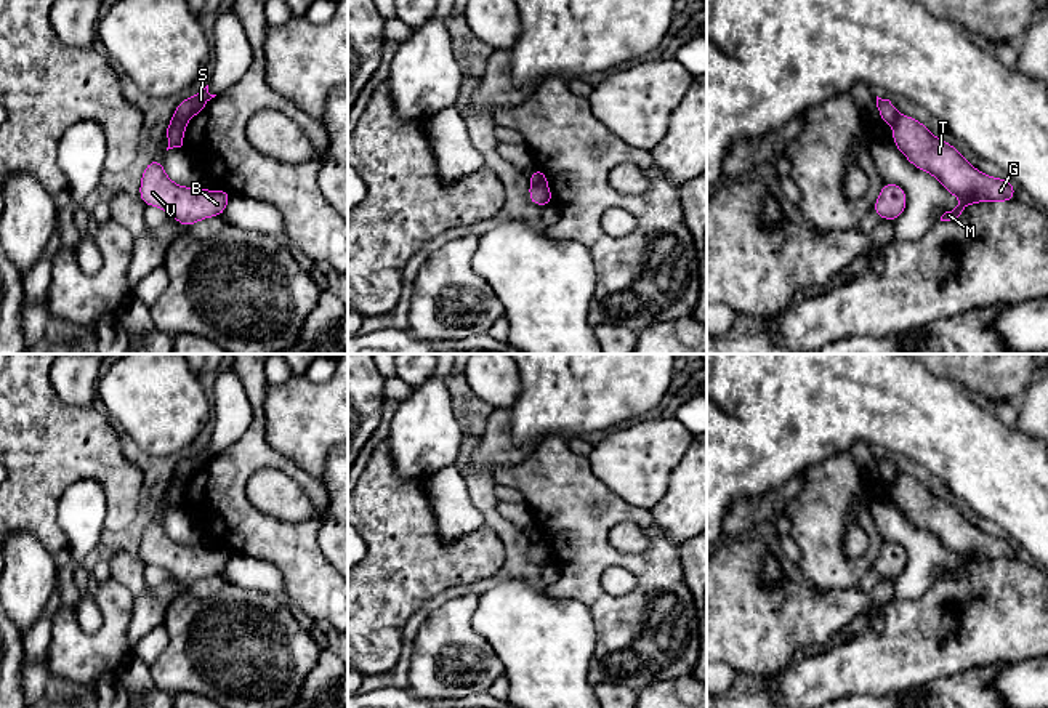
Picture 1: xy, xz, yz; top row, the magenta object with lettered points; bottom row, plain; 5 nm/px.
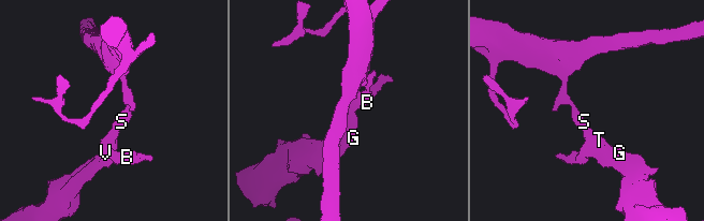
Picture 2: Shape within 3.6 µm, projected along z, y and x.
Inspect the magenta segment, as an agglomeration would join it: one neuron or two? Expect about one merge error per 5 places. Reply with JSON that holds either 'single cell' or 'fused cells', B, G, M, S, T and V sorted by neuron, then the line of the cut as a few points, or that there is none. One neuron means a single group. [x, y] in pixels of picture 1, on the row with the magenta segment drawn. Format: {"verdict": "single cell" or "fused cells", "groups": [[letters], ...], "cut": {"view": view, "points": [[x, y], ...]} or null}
{"verdict": "fused cells", "groups": [["B", "G", "M", "T", "V"], ["S"]], "cut": {"view": "xz", "points": [[531, 183], [544, 183], [547, 186]]}}

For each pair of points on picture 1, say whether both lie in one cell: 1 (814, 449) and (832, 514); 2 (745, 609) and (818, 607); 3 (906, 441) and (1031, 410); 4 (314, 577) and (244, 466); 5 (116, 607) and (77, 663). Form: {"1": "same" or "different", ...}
{"1": "different", "2": "same", "3": "different", "4": "same", "5": "same"}

